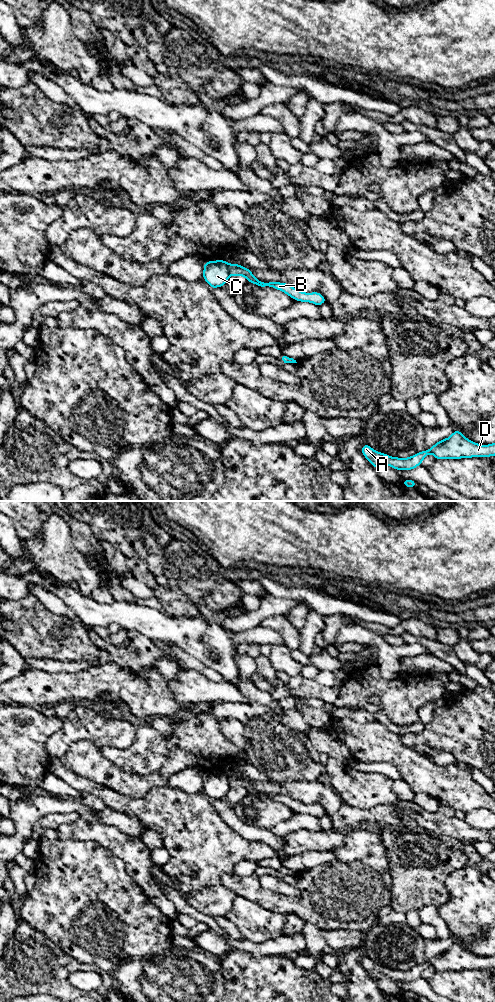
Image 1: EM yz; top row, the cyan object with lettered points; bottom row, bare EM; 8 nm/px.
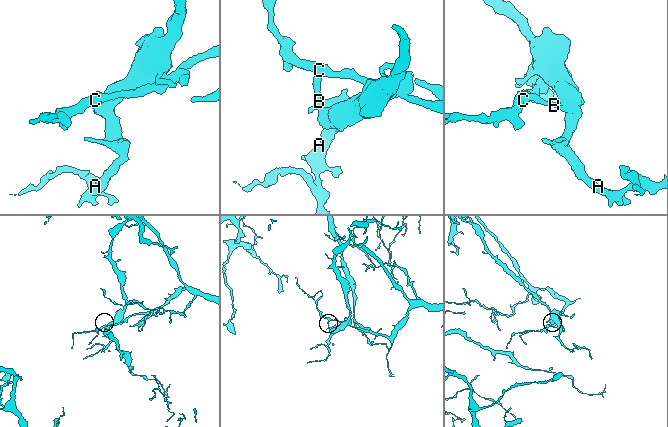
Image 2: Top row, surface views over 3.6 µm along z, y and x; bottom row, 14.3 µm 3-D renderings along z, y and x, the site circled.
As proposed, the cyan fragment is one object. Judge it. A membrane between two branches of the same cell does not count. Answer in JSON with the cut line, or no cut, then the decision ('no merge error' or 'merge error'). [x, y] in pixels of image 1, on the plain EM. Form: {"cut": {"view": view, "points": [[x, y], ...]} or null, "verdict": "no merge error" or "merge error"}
{"cut": {"view": "yz", "points": [[228, 776], [228, 784], [230, 786]]}, "verdict": "merge error"}

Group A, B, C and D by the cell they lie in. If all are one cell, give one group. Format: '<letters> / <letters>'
A B D / C

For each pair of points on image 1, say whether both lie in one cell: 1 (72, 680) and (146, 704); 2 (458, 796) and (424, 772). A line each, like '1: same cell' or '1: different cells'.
1: same cell
2: same cell

